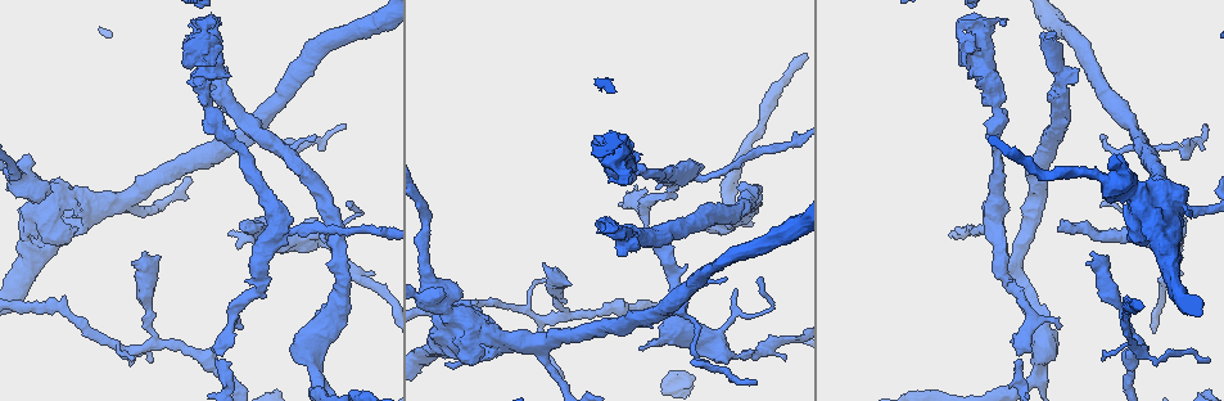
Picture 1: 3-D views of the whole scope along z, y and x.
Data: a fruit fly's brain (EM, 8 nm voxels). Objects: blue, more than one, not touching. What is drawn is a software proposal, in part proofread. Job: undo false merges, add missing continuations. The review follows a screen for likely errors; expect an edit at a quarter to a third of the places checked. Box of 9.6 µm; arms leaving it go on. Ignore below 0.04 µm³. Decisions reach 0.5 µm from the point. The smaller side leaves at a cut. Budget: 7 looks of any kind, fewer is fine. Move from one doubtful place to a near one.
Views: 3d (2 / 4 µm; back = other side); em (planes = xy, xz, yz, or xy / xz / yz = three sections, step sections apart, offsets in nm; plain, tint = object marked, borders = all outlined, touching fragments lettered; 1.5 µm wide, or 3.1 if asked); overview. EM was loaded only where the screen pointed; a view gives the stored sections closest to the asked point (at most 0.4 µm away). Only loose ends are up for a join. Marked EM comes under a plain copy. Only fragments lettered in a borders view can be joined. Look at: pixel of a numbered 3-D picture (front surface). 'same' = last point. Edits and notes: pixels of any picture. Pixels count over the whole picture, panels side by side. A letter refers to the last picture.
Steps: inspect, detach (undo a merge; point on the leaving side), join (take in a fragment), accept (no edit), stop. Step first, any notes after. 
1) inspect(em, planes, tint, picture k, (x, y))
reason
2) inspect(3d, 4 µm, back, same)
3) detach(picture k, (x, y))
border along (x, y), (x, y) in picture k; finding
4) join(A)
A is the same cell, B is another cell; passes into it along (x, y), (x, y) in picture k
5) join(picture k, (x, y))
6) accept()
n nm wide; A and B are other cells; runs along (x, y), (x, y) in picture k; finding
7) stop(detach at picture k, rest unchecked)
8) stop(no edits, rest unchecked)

inspect(em, planes, borders, picture 1, (239, 225))
branch stops here

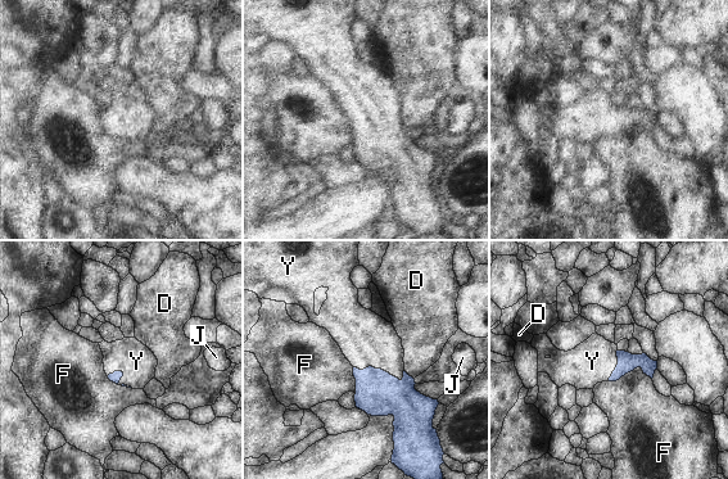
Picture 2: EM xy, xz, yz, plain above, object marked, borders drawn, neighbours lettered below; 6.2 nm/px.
join(Y)
Y is the same cell, D, F and J are other cells; the cell continues

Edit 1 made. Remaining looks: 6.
inspect(overview)
see it whole again

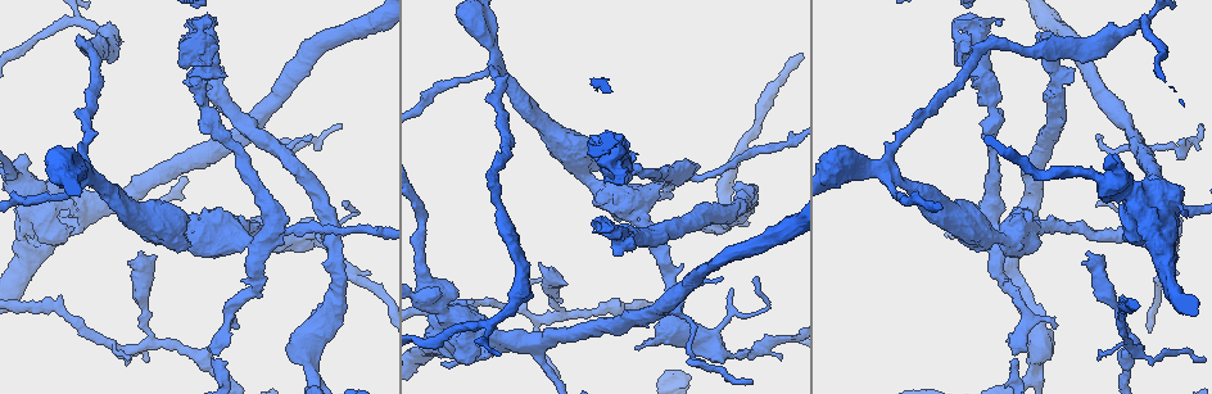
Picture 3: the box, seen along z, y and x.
inspect(3d, 4 µm, picture 3, (732, 287))
thin end

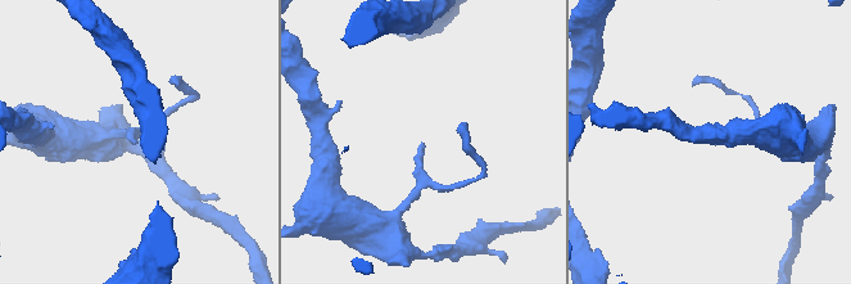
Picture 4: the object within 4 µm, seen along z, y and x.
inspect(em, planes, borders, picture 4, (134, 142))

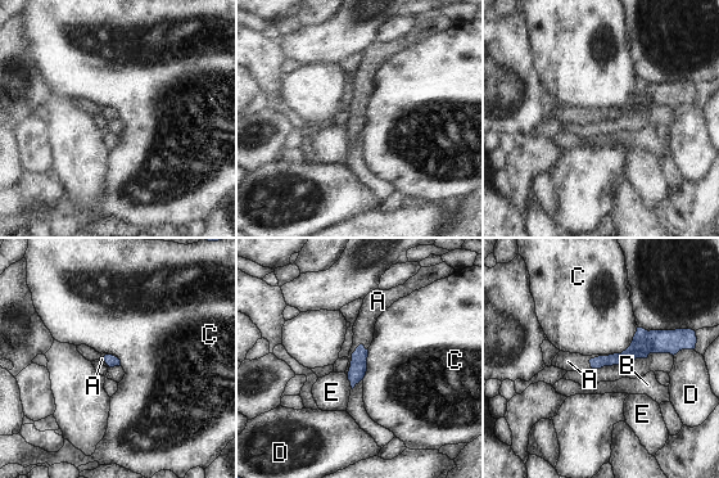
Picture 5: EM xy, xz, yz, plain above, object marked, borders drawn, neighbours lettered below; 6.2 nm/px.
join(A)
A is the same cell, B, C, D and E are other cells; passes into it along (358, 365), (352, 359), (363, 328) in picture 5; it goes on there

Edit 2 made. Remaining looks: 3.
inspect(em, xz, step 4, tint, picture 3, (1124, 374))
thin neck

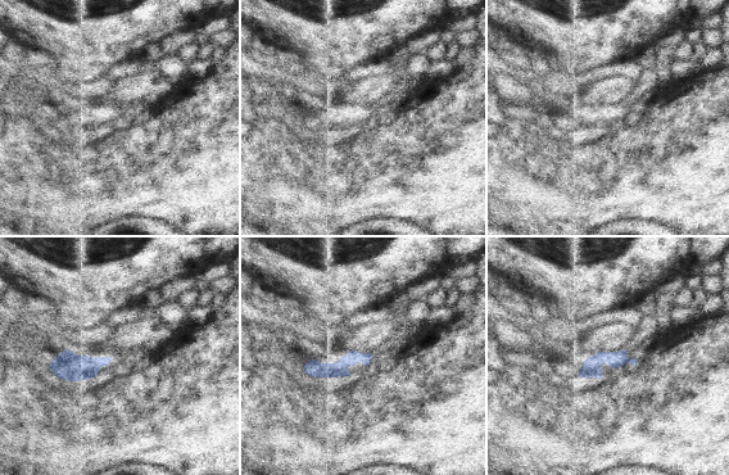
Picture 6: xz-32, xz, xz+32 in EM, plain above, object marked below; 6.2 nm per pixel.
inspect(em, planes, tint, same)
another direction

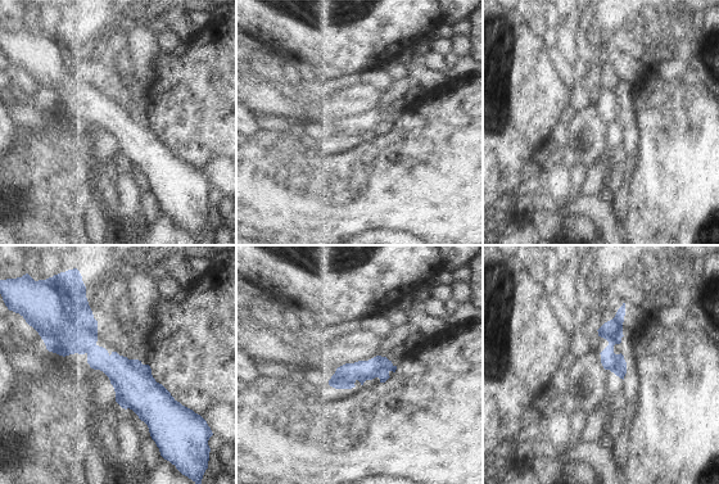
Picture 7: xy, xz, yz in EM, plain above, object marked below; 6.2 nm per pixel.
inspect(em, planes, borders, same)
what lies round it

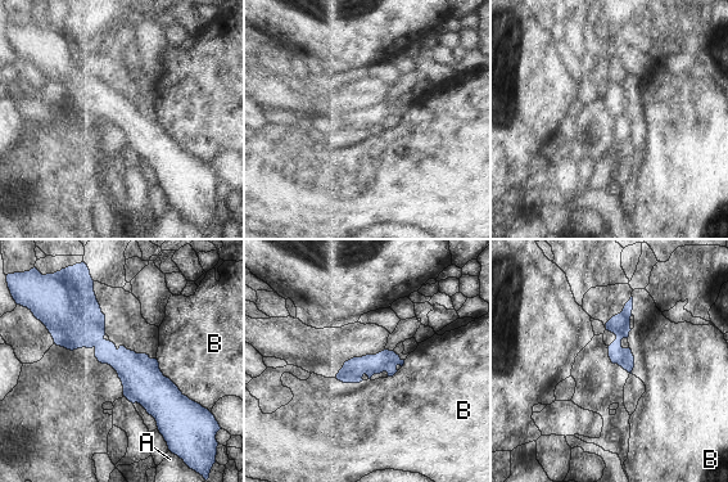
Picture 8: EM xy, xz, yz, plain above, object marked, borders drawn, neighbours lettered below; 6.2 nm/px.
accept()
B touches over 480 nm; A and B are other cells; all the same cell

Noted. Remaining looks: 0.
stop(join at picture 2, join at picture 5, rest unchecked)

